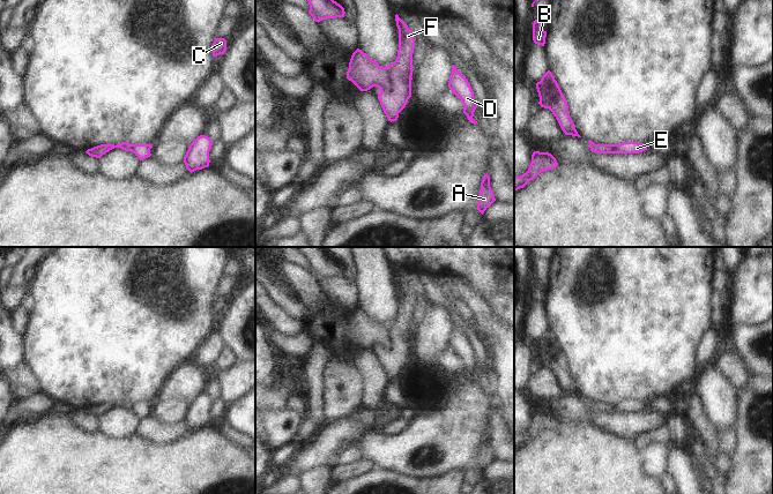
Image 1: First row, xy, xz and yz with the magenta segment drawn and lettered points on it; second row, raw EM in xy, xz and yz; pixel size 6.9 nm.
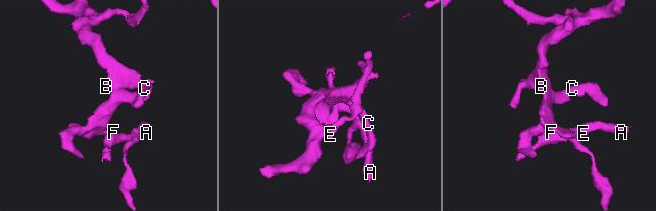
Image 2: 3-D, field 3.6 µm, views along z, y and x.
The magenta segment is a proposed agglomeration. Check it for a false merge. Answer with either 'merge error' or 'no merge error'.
merge error

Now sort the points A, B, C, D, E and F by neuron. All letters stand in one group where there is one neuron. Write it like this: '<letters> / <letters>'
A D E F / B C

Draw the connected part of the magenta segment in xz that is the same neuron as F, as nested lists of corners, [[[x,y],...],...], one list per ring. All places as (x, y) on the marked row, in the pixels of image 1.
[[[395,15],[399,29],[399,50],[389,70],[391,90],[378,93],[380,105],[388,121],[396,121],[399,113],[411,97],[414,32]]]

